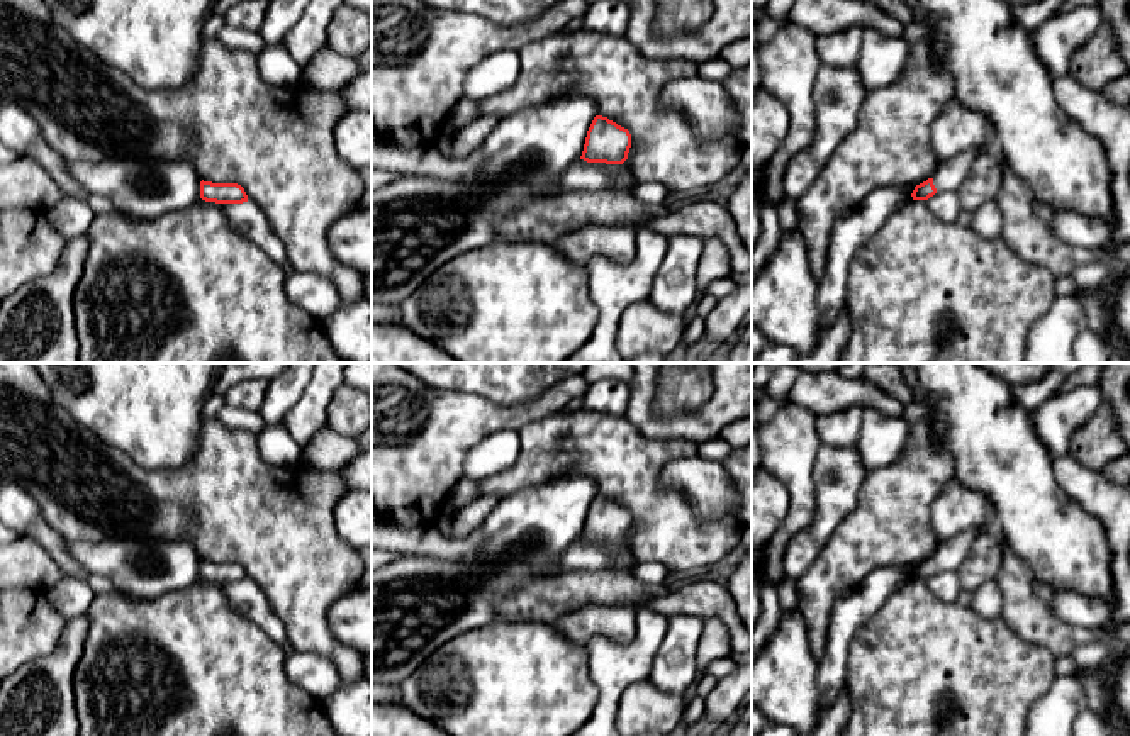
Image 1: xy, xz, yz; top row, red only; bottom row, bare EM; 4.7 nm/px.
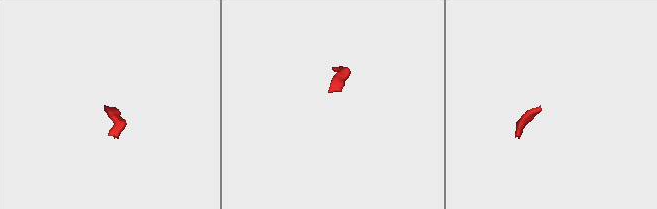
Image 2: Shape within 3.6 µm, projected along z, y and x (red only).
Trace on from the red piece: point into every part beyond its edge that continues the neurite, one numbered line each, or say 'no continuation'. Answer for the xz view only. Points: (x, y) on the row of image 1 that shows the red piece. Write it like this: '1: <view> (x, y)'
1: xz (625, 180)

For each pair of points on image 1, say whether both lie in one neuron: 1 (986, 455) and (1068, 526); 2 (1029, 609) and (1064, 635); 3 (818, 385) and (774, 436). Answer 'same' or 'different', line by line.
1: same
2: same
3: different

